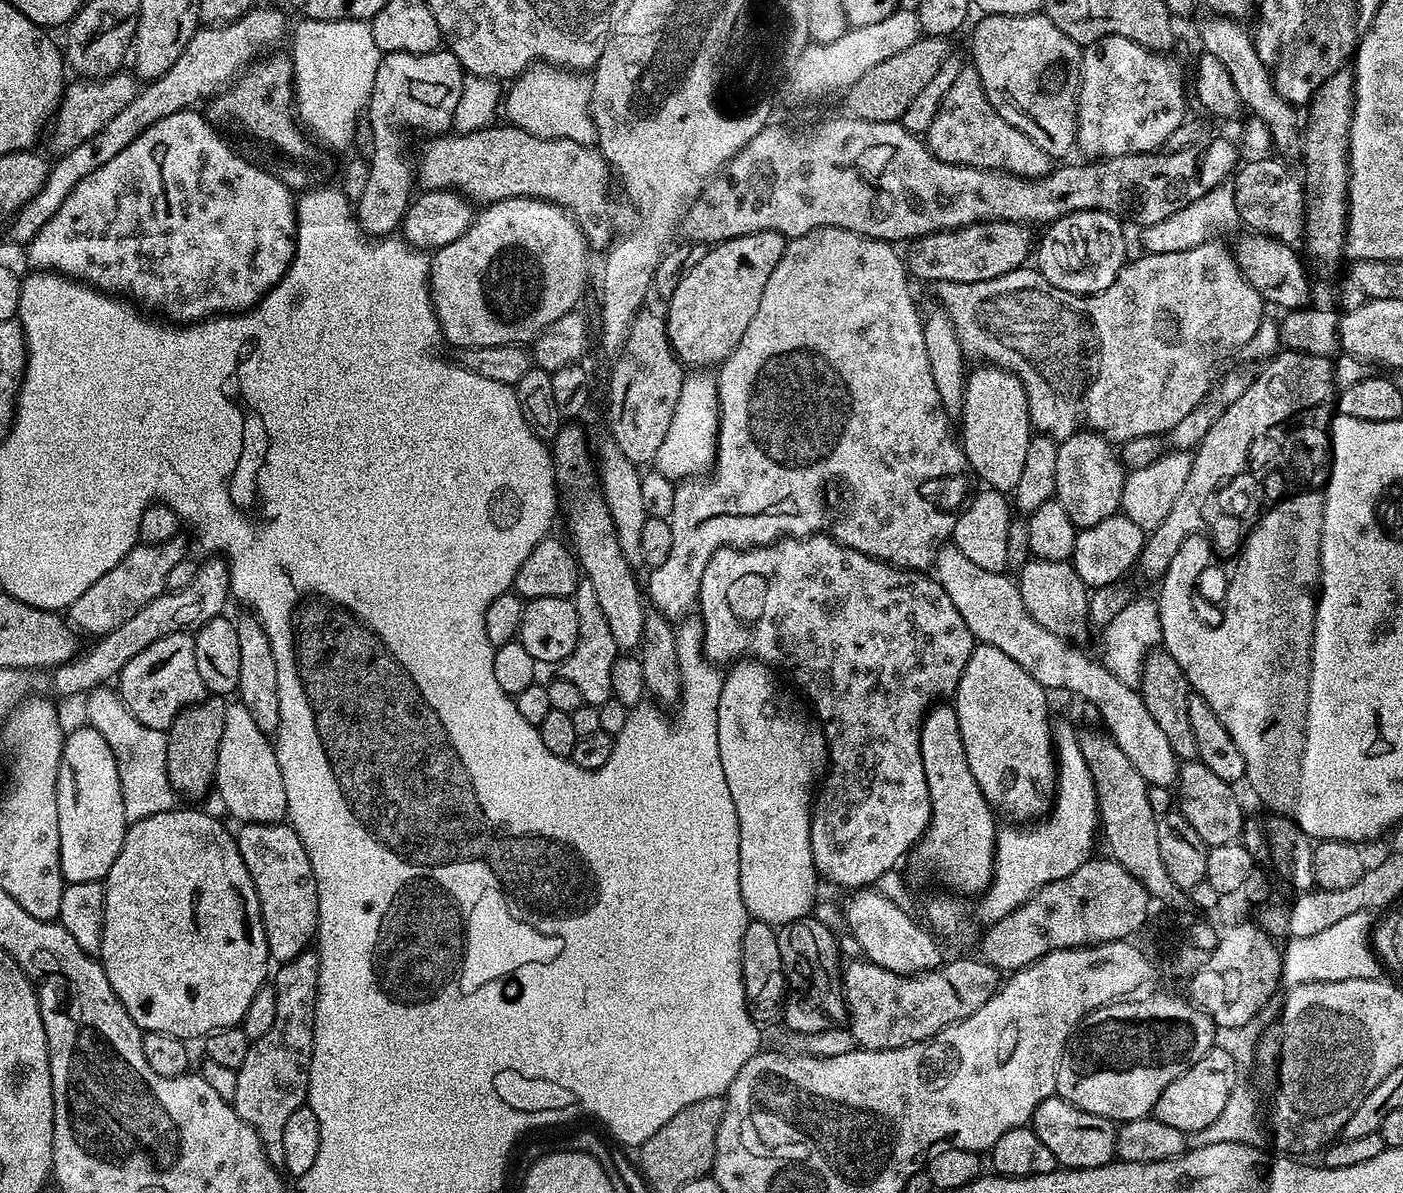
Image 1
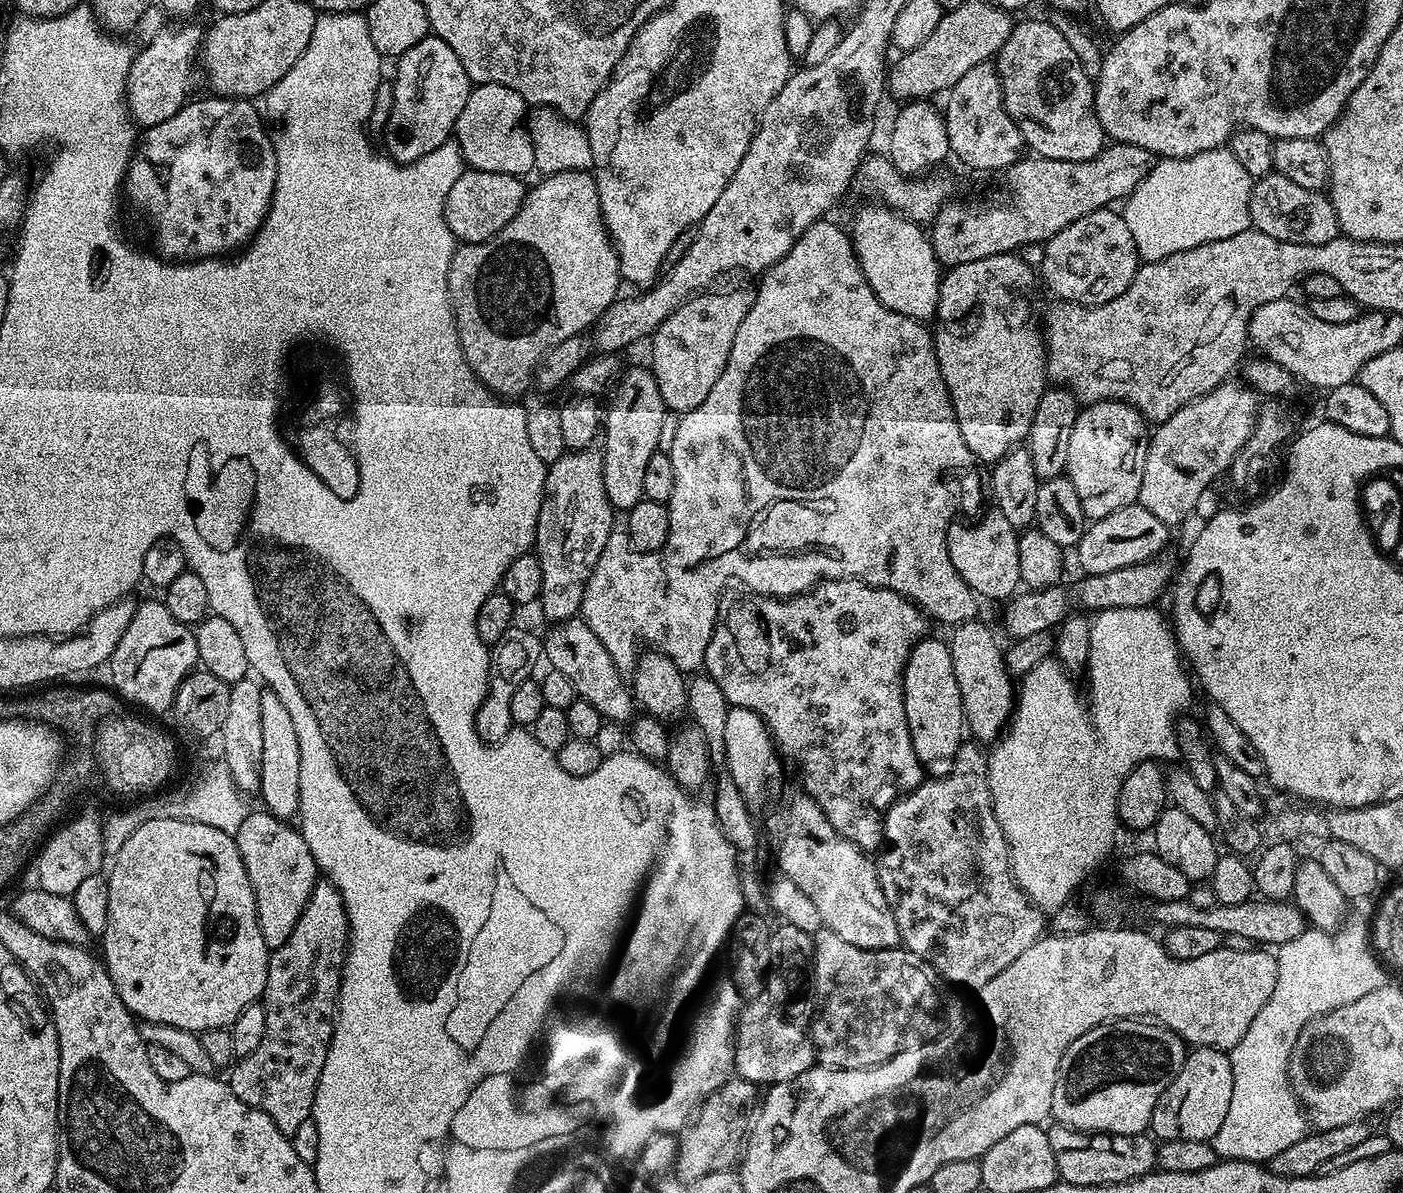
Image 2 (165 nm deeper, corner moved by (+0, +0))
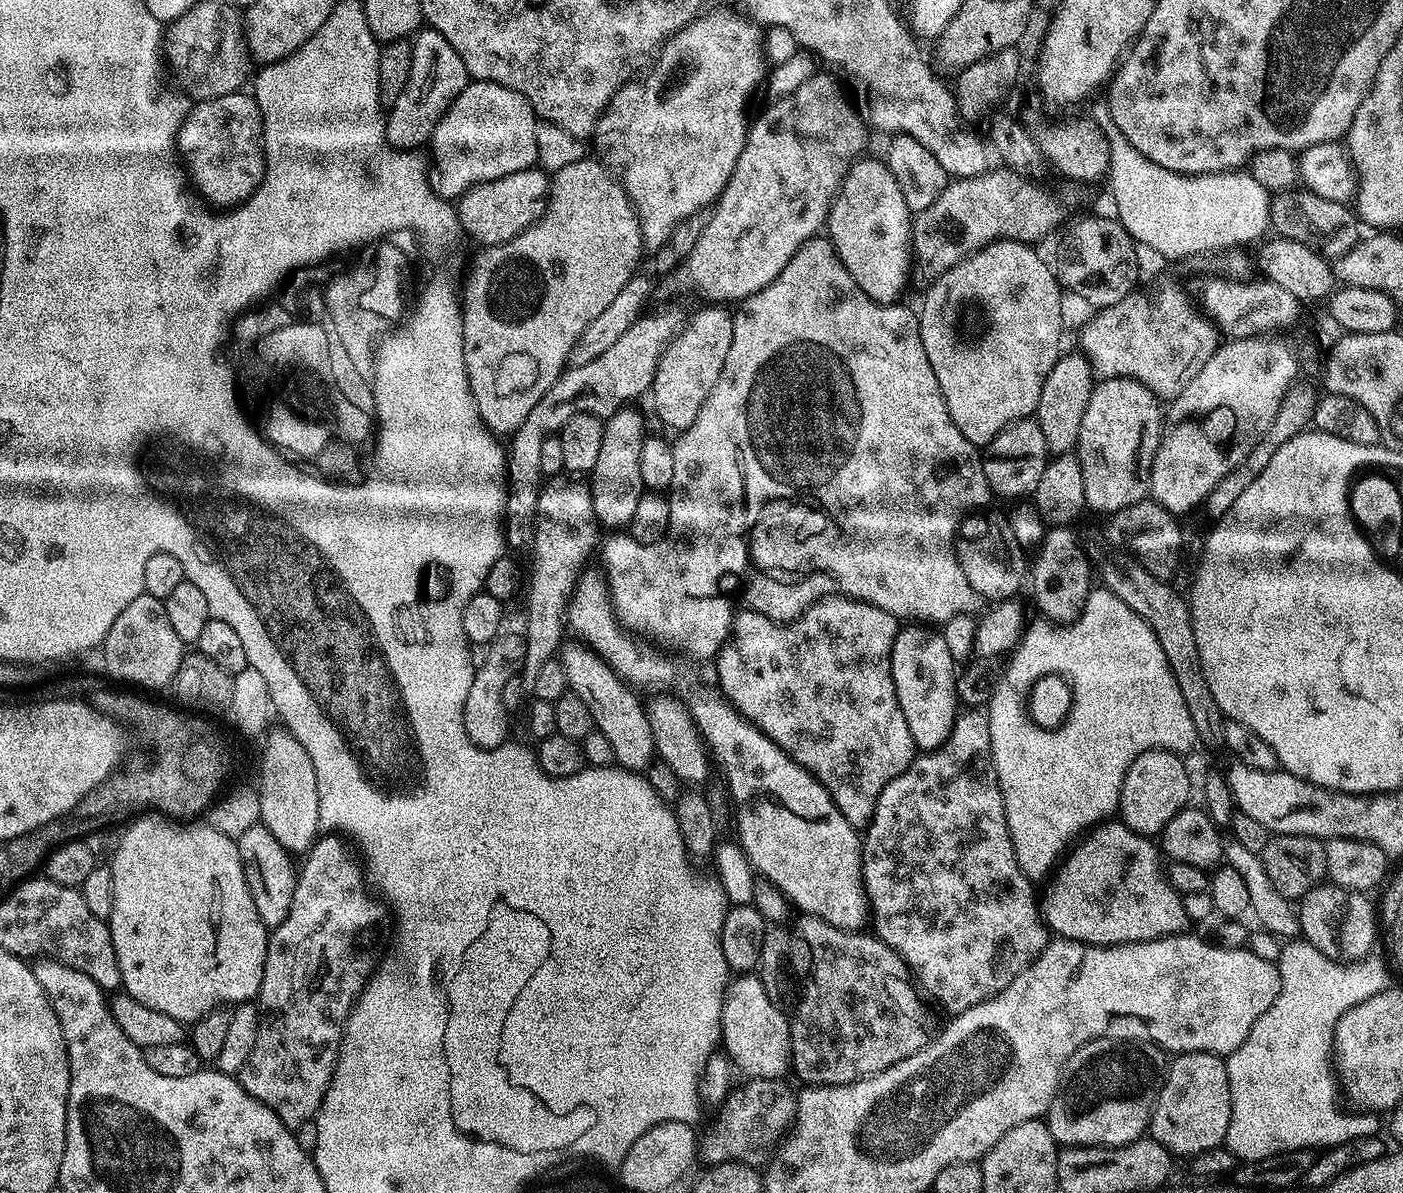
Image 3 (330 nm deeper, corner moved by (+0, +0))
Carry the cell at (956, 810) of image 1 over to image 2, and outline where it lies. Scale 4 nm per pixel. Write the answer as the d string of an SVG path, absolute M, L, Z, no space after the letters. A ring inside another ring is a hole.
M925 638L912 647L904 667L904 705L914 754L929 777L939 778L952 769L960 745L966 740L962 694L954 674L952 650L947 643Z

